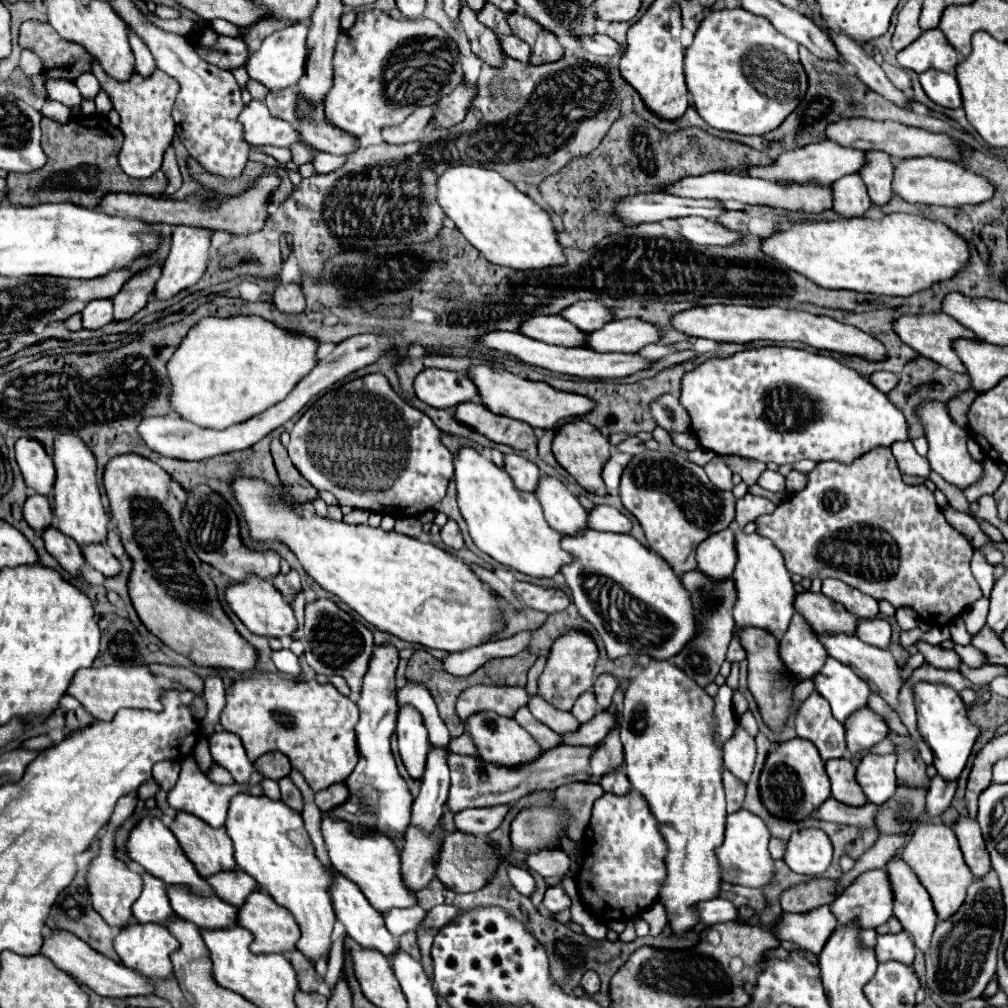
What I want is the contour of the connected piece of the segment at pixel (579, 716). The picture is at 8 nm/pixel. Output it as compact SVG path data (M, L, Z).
M584 692L582 696L578 696L578 700L574 702L574 706L572 706L570 712L572 712L572 716L574 716L580 724L588 722L588 720L598 712L598 704L596 704L594 694L592 694L592 692Z

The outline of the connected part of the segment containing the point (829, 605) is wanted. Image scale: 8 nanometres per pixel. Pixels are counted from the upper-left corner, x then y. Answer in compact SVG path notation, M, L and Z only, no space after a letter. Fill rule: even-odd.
M802 592L794 604L796 610L812 624L816 634L836 636L836 634L856 634L858 618L848 612L842 604L826 598L822 592Z

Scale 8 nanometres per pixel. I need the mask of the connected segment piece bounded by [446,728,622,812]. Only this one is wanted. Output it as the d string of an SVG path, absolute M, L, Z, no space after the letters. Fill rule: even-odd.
M612 728L608 736L596 746L554 746L550 750L542 750L540 756L532 762L520 766L498 766L492 762L476 760L476 756L449 753L448 766L450 766L450 794L446 800L446 808L450 812L460 812L464 808L486 808L498 804L512 804L520 796L534 792L534 790L552 790L572 780L586 780L598 782L604 772L612 772L622 764L622 744L620 744L620 728Z

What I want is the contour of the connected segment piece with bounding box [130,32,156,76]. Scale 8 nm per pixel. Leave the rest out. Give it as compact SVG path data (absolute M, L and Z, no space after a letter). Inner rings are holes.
M130 32L130 46L136 56L136 72L140 72L142 76L150 76L150 72L154 72L154 68L156 68L154 58L152 58L150 50L146 48L146 44L134 32Z

